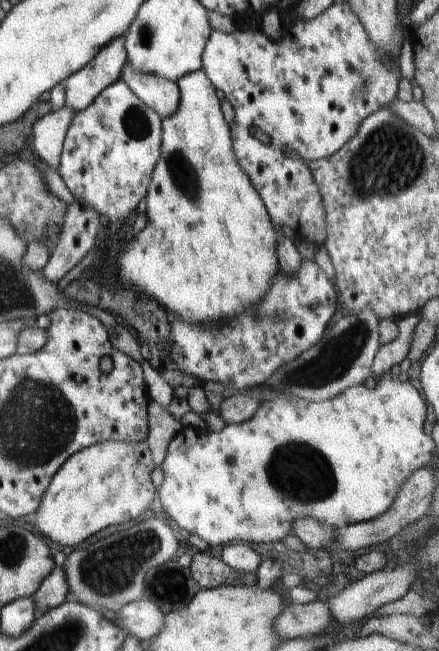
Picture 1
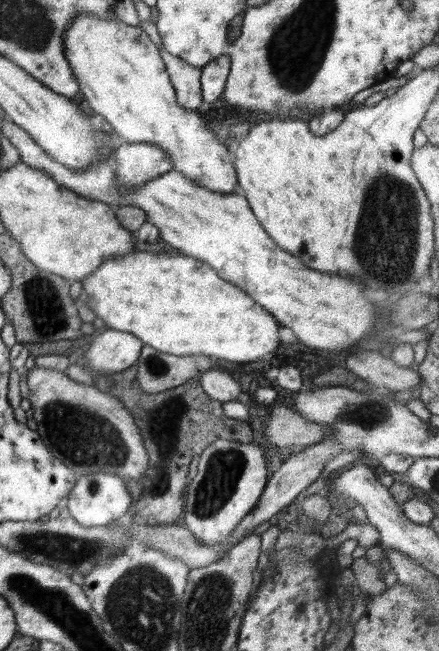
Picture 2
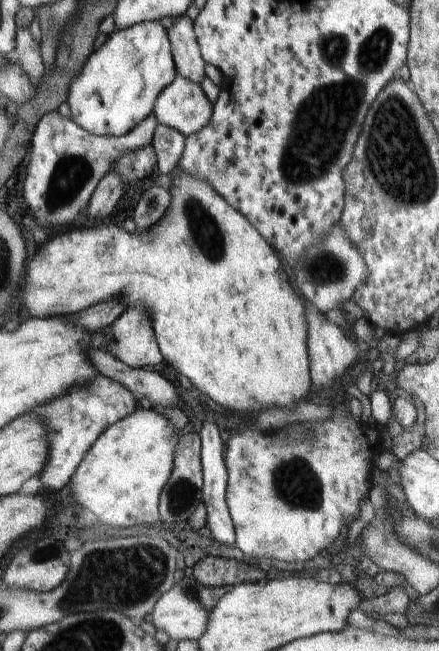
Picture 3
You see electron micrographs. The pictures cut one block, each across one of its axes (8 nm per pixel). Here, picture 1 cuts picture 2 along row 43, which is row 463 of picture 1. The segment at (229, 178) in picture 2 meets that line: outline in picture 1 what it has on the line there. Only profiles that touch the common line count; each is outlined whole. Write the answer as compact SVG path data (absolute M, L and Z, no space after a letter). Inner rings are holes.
M110 440L80 449L70 455L52 478L46 494L42 496L40 508L36 511L34 526L60 546L78 546L104 528L130 522L144 514L154 501L157 493L151 480L154 469L154 460L146 440L128 443Z

